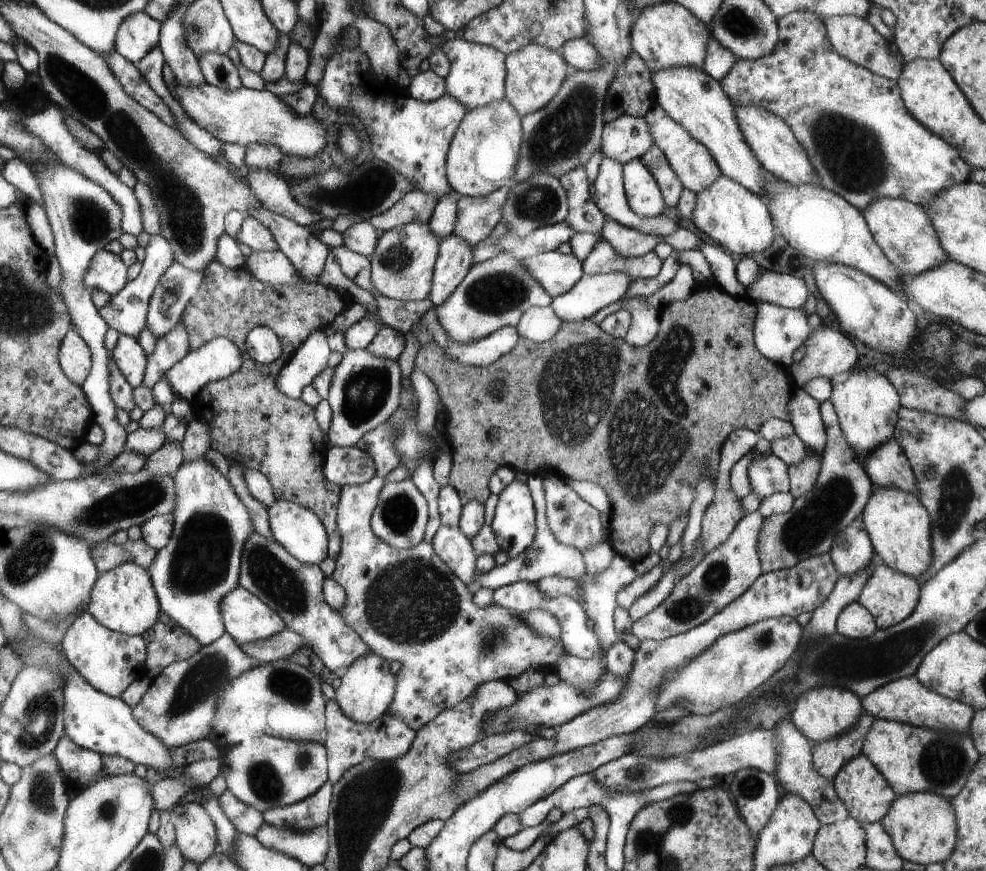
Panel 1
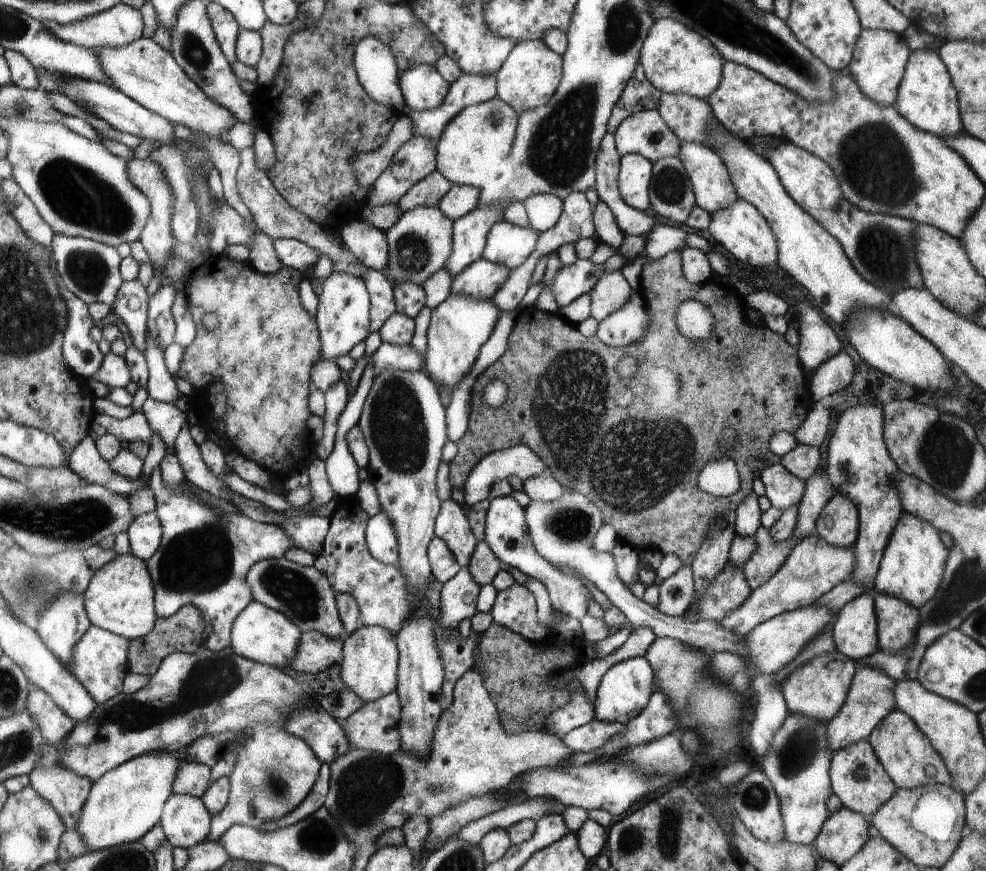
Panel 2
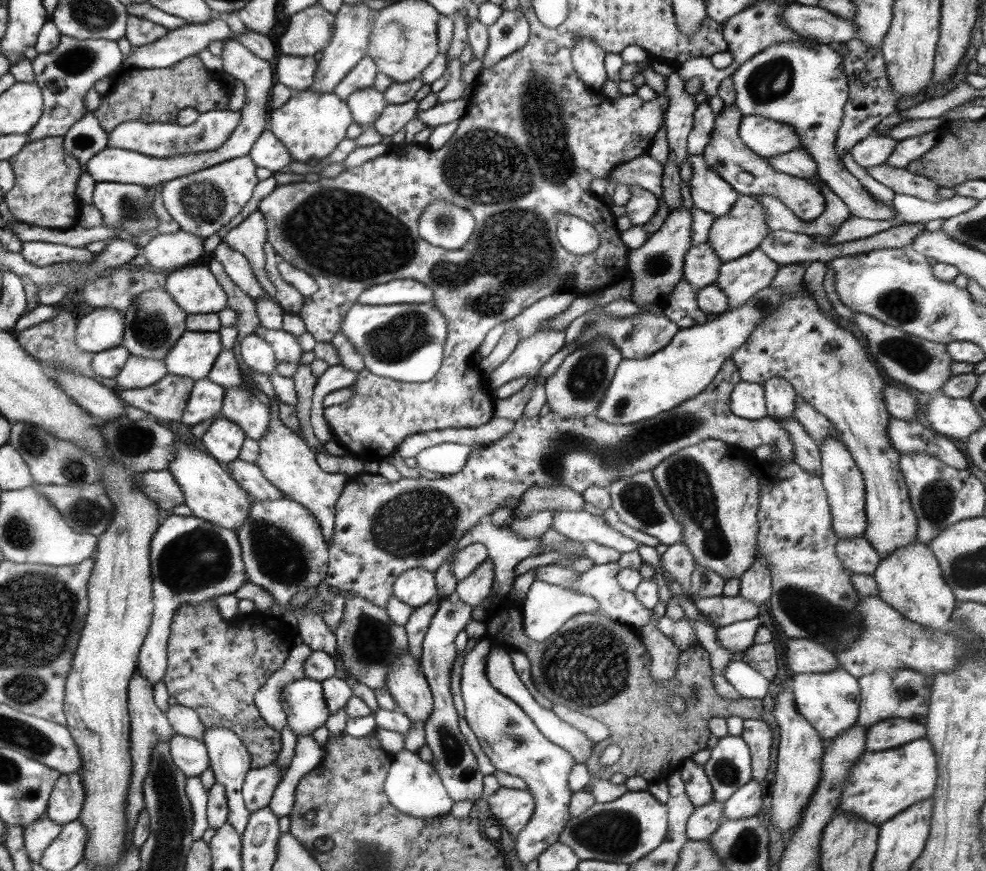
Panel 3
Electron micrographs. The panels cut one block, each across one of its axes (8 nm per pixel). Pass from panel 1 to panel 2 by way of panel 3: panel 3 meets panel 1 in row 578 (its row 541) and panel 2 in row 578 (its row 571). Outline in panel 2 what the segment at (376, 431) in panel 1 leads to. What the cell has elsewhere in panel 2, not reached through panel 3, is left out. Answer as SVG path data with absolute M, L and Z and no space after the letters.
M357 496L339 498L335 512L329 518L331 518L329 530L327 530L325 542L321 544L321 554L327 560L325 576L331 582L331 588L335 592L351 594L357 600L359 616L361 616L359 626L361 628L381 626L387 632L391 632L393 636L397 636L397 632L401 632L401 628L405 624L409 624L409 620L413 620L413 616L421 608L427 610L427 620L433 624L437 654L439 654L439 660L441 660L443 672L445 672L443 674L443 690L439 692L439 706L445 712L453 704L453 688L455 688L457 680L467 670L471 670L475 664L475 648L479 644L481 634L471 630L467 638L461 638L457 628L455 630L443 628L443 624L441 624L441 590L443 590L443 584L435 576L429 576L427 586L423 590L419 590L417 594L413 594L407 586L407 578L401 572L399 564L385 564L385 562L373 558L373 554L367 548L367 540L365 540L365 528L367 528L369 516L367 516L367 512L361 510Z

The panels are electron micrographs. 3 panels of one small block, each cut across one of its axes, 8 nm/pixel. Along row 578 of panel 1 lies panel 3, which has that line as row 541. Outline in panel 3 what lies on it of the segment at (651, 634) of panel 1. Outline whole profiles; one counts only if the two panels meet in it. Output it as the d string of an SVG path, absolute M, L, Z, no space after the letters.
M705 440L695 446L687 446L667 456L659 466L651 470L651 476L663 496L663 502L671 510L675 522L681 530L681 544L691 552L695 566L705 566L707 570L719 574L725 582L731 578L741 578L757 556L757 510L759 510L759 482L751 476L749 454L737 450L721 440Z

